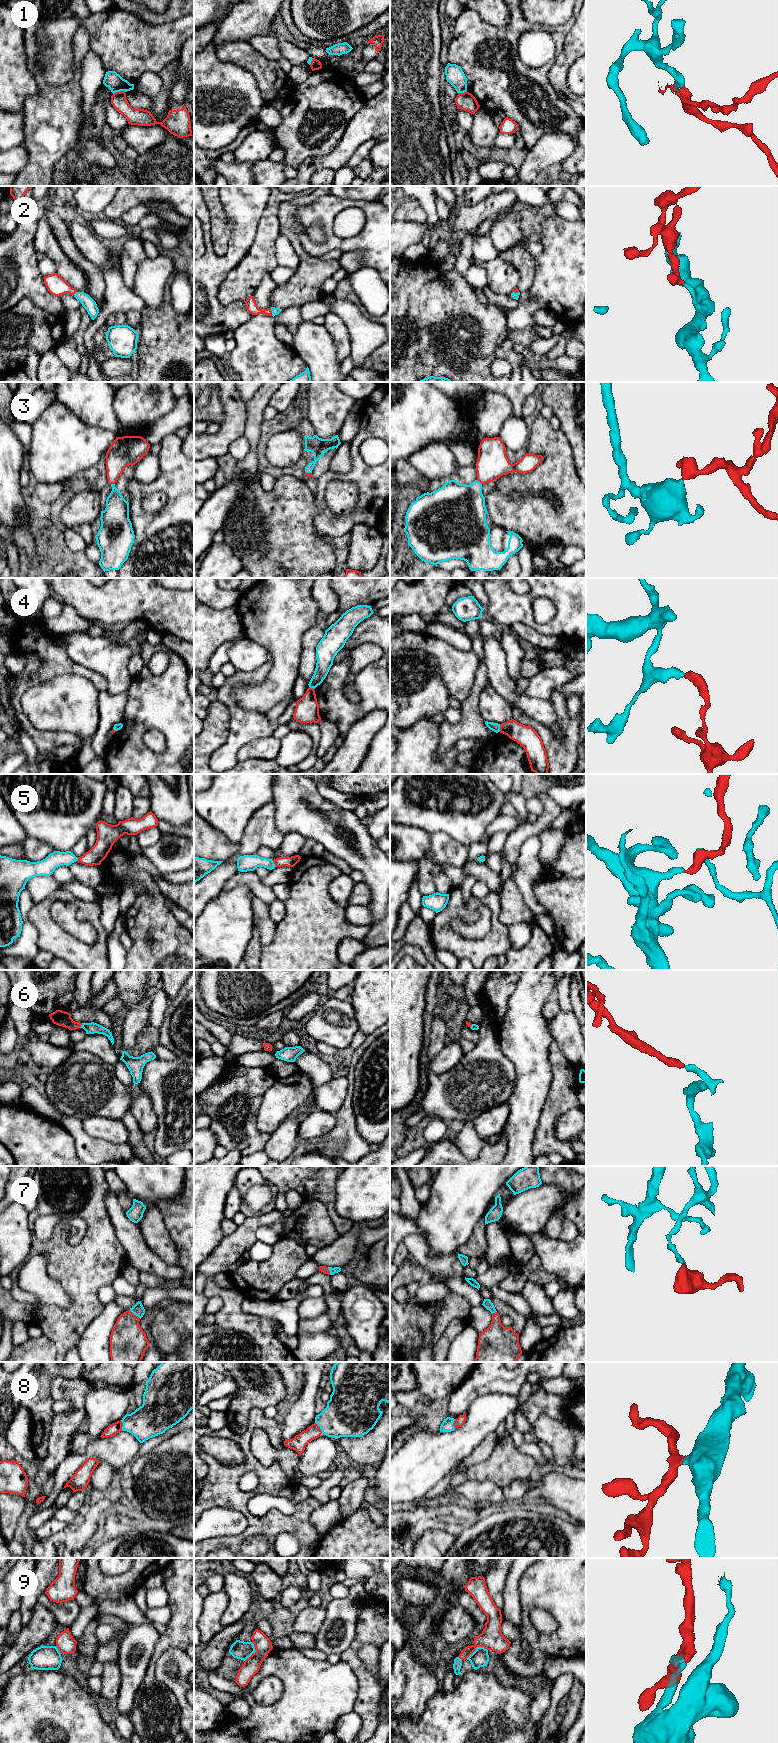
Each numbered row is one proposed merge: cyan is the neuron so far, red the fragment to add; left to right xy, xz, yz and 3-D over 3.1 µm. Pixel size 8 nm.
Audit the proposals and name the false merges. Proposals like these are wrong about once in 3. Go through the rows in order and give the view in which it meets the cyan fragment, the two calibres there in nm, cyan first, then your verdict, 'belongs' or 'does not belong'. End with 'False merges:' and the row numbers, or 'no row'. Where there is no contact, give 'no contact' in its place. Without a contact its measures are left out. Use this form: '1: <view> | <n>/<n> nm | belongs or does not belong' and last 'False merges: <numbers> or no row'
1: xy | 140/130 nm | does not belong
2: xz | 60/90 nm | belongs
3: yz | 380/260 nm | belongs
4: yz | 70/170 nm | belongs
5: xz | 130/80 nm | belongs
6: xy | 90/130 nm | belongs
7: xy | 90/300 nm | belongs
8: xz | 360/120 nm | belongs
9: yz | 140/190 nm | belongs
False merges: 1

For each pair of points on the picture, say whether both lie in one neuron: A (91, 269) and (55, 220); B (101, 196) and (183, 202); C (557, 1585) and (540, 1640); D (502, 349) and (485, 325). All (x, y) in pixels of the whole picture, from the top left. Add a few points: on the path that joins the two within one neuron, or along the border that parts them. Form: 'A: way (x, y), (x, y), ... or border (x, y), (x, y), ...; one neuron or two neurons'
A: way (78, 258), (70, 250), (61, 233); one neuron
B: border (114, 196), (100, 216); two neurons
C: way (562, 1601), (562, 1629), (556, 1635); one neuron
D: border (505, 337), (495, 349), (495, 358); two neurons

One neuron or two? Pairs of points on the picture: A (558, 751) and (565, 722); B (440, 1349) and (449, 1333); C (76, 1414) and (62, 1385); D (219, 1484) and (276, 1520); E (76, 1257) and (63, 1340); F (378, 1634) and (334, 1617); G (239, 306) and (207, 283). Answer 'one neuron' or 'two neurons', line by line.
A: one neuron
B: one neuron
C: one neuron
D: one neuron
E: one neuron
F: two neurons
G: one neuron

